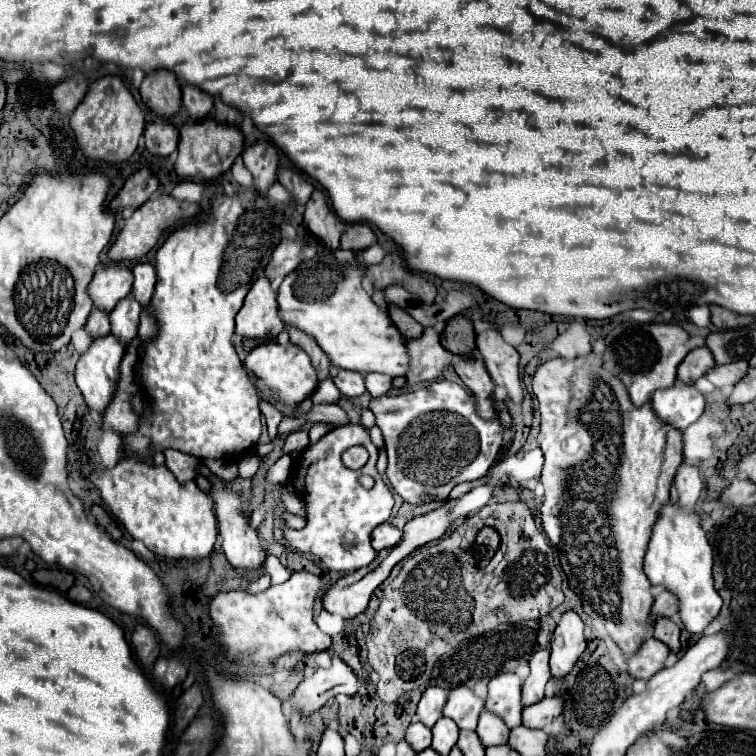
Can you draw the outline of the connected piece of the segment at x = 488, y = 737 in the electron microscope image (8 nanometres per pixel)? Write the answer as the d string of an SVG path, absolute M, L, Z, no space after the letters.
M490 712L480 714L478 718L478 726L476 726L476 734L480 736L480 742L484 746L500 746L506 744L508 740L508 726L504 726L504 722L498 716L492 716Z

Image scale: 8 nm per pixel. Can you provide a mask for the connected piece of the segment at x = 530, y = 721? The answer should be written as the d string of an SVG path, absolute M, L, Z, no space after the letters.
M544 698L532 706L522 710L522 726L526 728L544 728L556 716L562 714L562 700L560 698Z

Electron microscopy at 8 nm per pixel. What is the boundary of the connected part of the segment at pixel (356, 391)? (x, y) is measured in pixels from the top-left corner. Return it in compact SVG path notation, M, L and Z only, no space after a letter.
M338 370L338 374L334 376L334 384L342 392L342 396L346 396L346 398L356 398L356 396L360 396L360 394L366 392L366 388L364 388L364 376L360 372Z

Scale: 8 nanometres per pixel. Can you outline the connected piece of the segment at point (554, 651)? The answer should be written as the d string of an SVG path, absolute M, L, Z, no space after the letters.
M564 612L550 646L550 674L552 678L564 678L586 650L584 622L576 612Z

